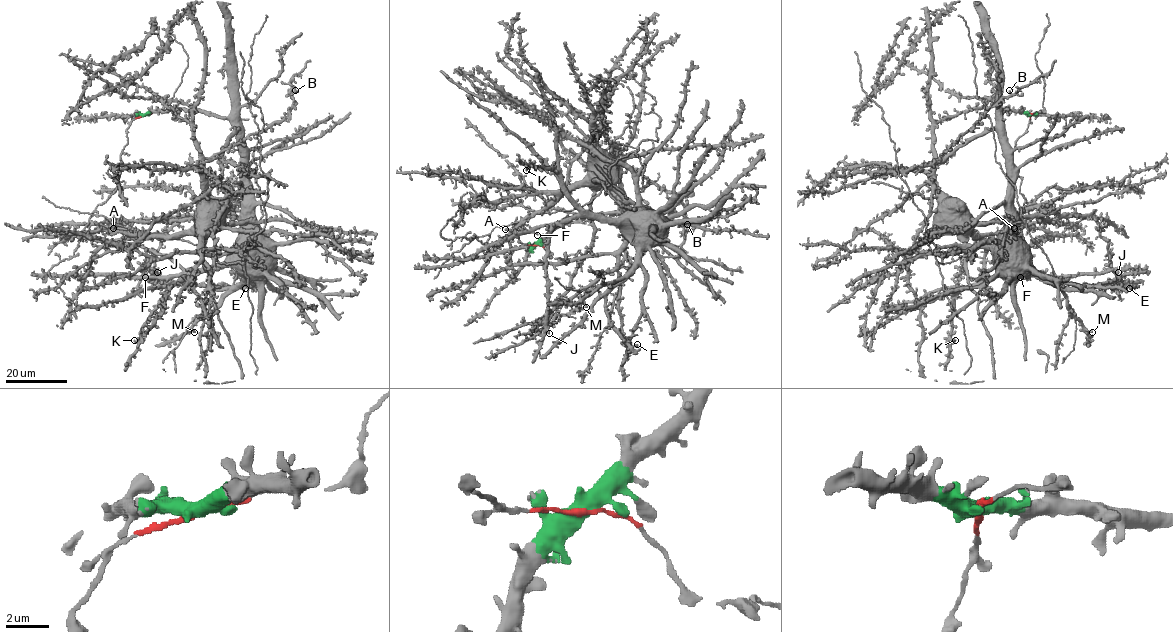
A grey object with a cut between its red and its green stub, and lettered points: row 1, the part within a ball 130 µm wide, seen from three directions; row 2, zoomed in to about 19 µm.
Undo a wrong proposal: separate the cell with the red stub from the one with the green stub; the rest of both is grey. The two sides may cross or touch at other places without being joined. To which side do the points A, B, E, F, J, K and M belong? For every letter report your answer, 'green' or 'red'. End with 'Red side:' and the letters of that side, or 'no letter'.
A: red
B: red
E: green
F: green
J: green
K: green
M: green
Red side: A, B

